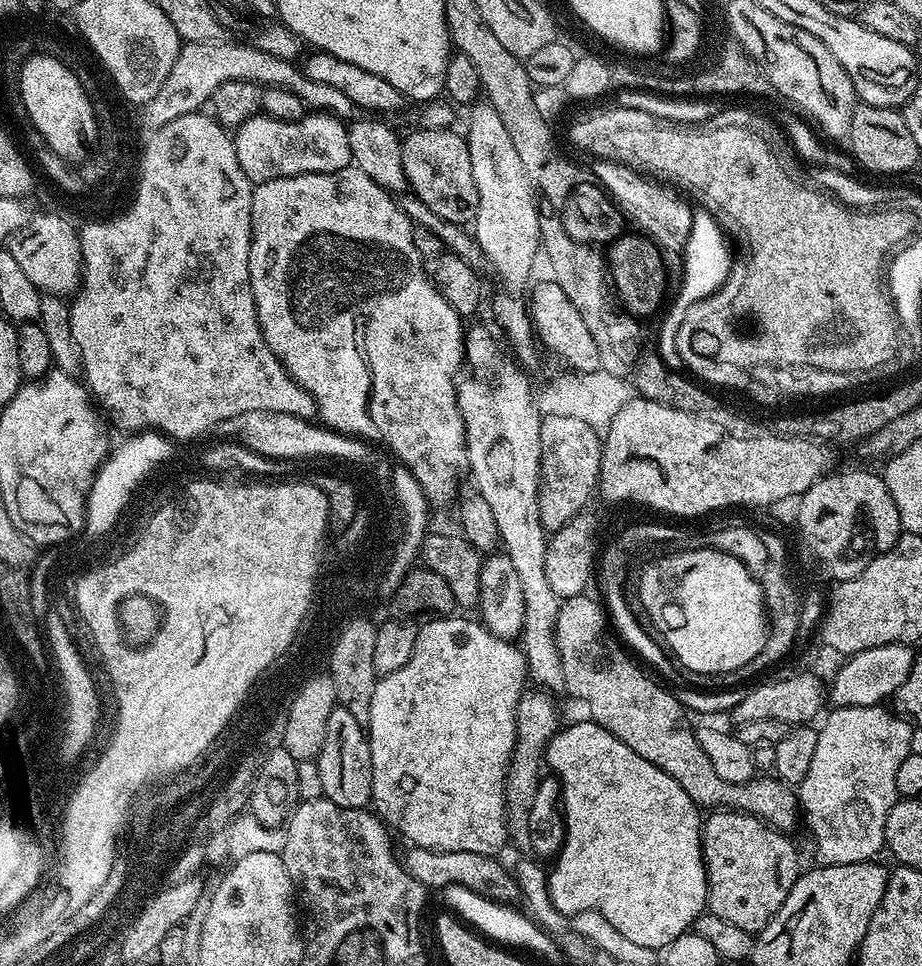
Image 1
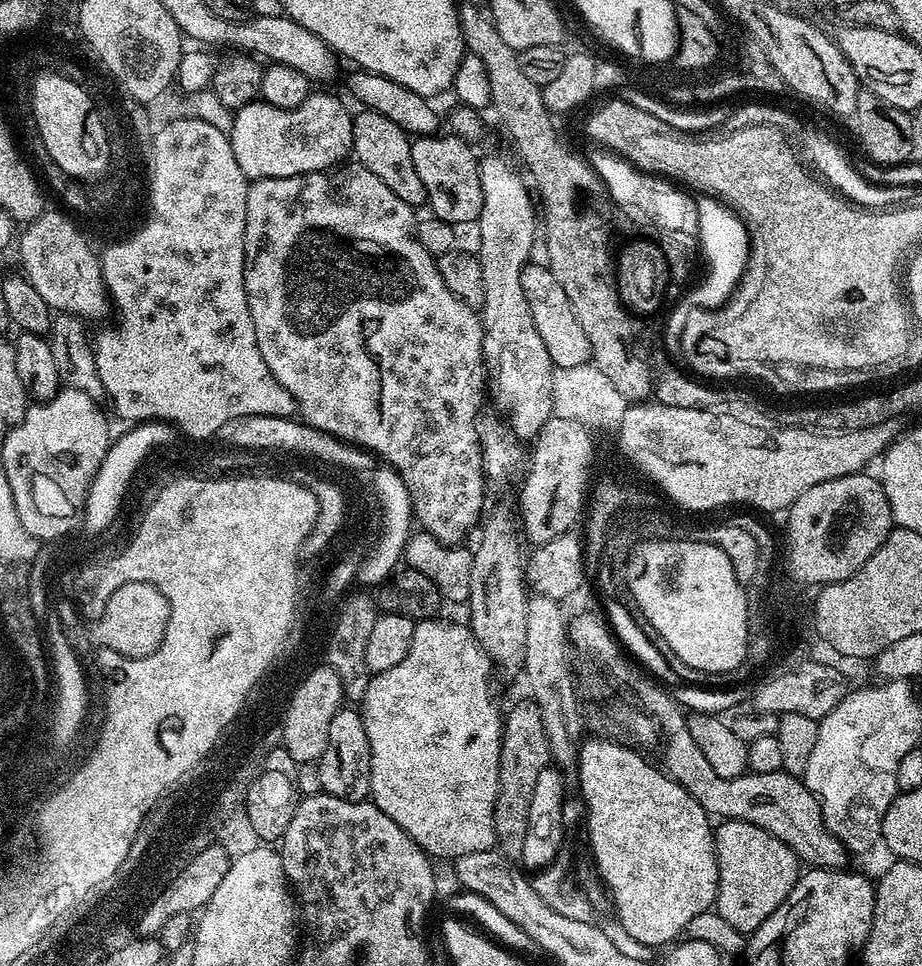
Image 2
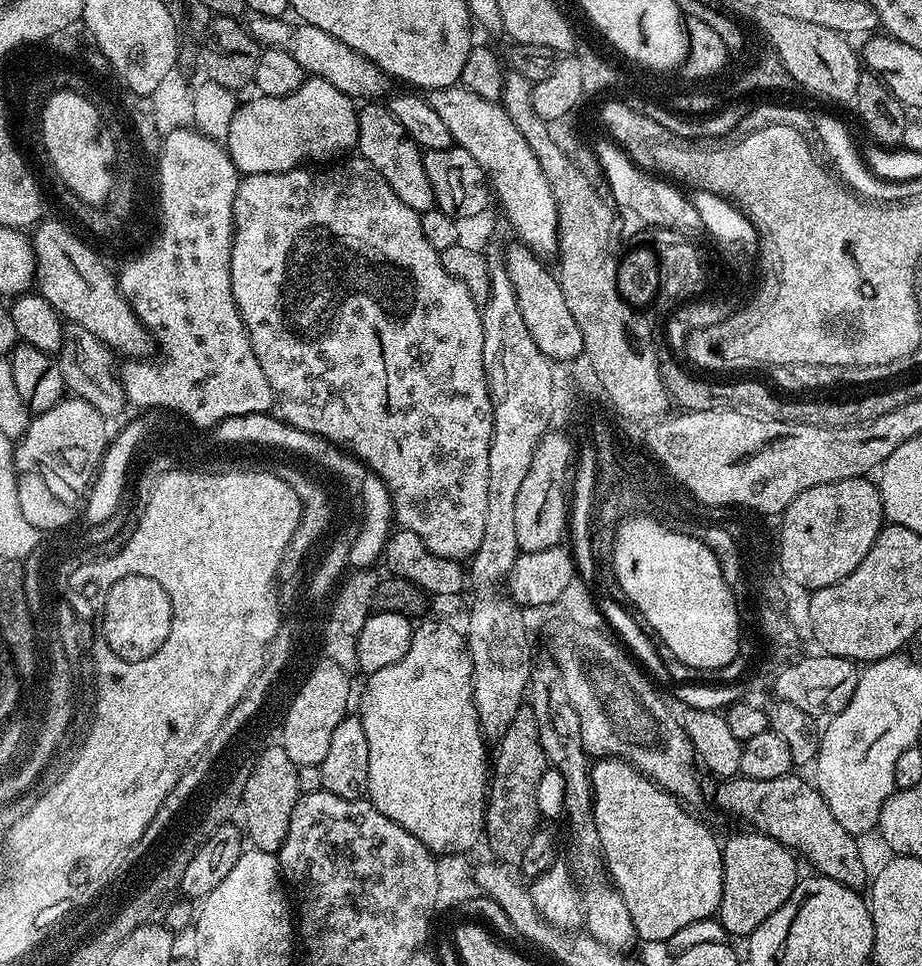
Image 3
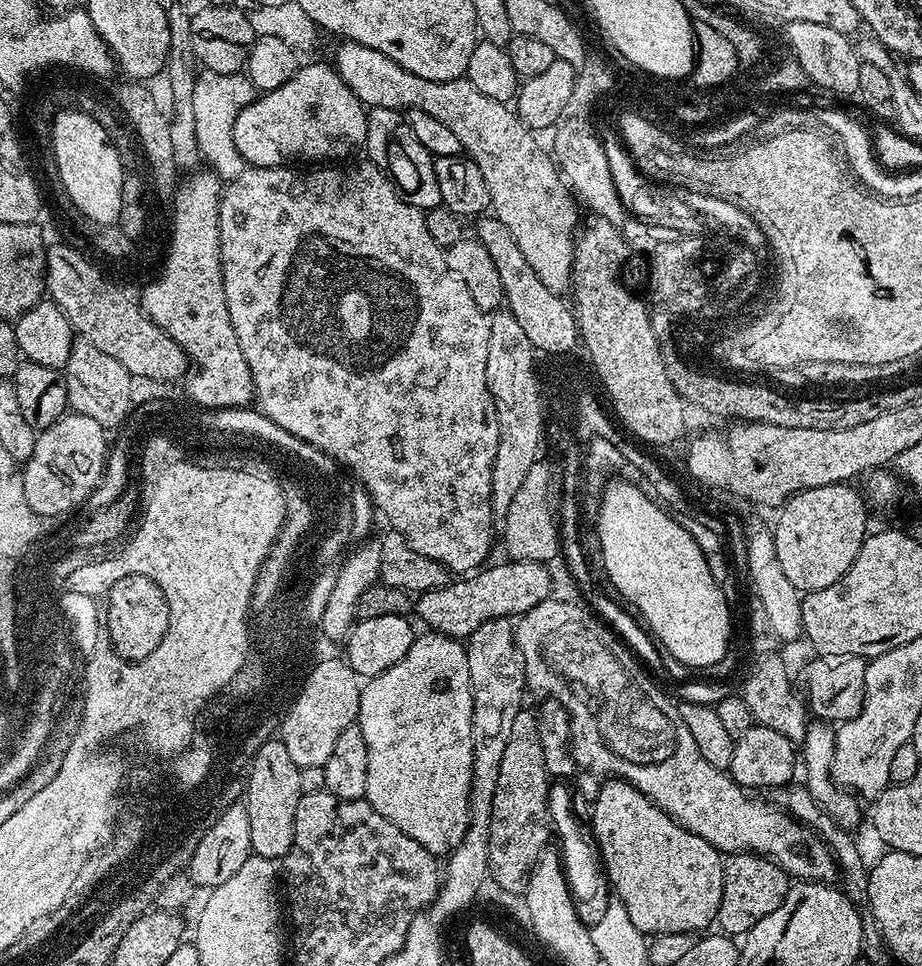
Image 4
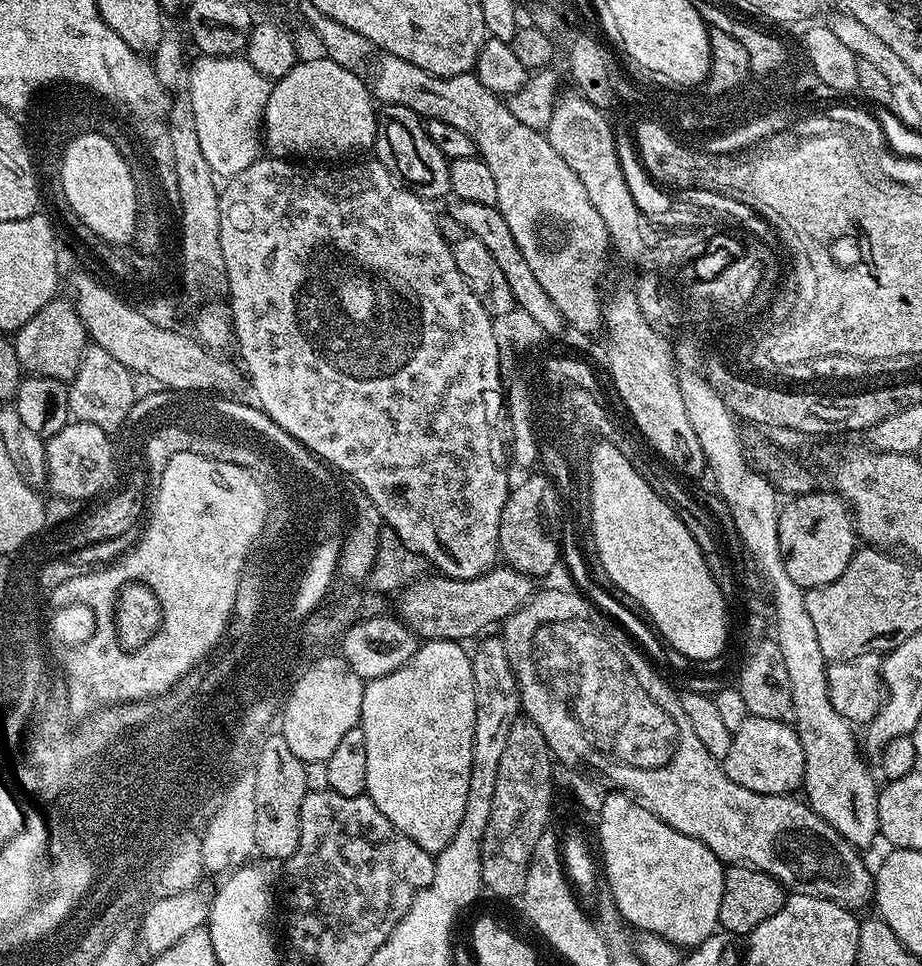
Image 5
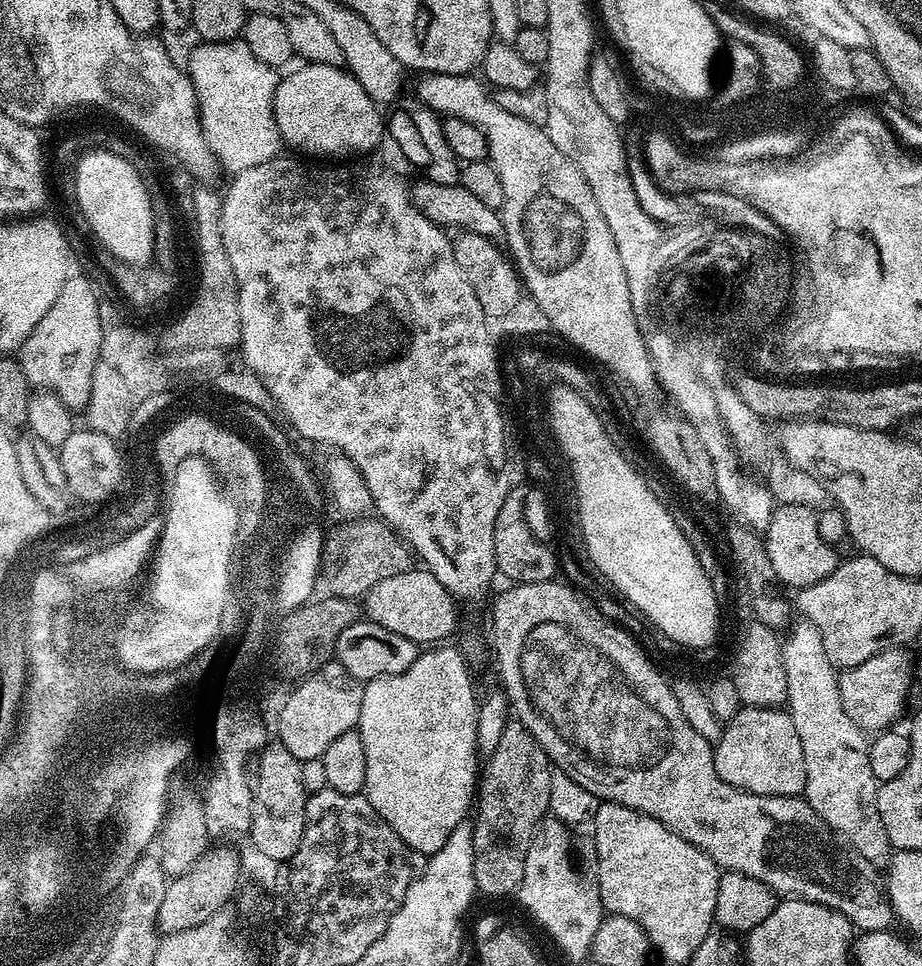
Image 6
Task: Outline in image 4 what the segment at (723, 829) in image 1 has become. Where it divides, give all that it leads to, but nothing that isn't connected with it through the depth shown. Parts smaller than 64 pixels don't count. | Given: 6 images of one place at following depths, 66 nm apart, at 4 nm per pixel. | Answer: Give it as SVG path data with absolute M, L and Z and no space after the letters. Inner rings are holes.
M734 852L725 859L724 881L722 882L722 902L716 911L715 923L720 924L719 931L725 936L742 938L762 918L774 914L786 898L790 887L788 873L782 871L775 862L755 852Z

